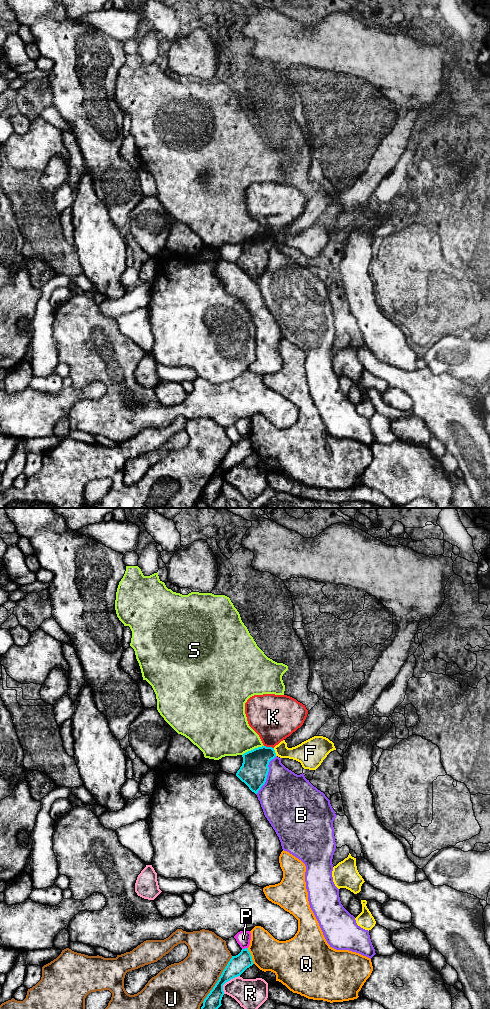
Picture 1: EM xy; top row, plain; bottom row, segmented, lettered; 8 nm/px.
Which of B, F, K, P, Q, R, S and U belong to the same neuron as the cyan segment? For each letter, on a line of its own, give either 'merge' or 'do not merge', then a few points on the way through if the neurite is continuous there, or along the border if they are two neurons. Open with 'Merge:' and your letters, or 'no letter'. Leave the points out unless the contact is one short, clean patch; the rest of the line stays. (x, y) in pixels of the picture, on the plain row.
Merge: no letter
B: do not merge
F: do not merge; border along xy (273, 236), (276, 243)
K: do not merge
P: do not merge
Q: do not merge
R: do not merge
S: do not merge
U: do not merge

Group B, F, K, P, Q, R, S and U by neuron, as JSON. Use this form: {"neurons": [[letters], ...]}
{"neurons": [["B"], ["F"], ["K"], ["P"], ["Q"], ["R"], ["S"], ["U"]]}

